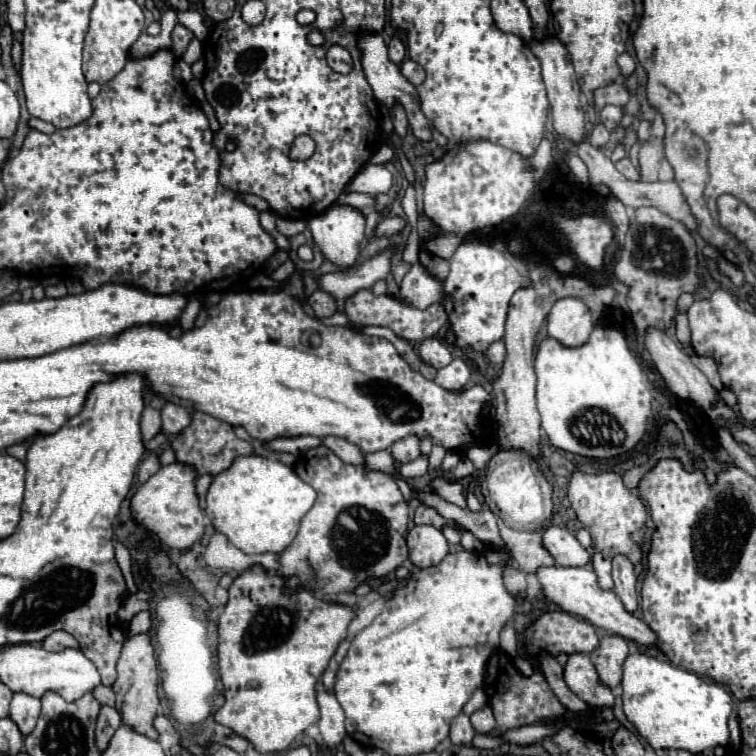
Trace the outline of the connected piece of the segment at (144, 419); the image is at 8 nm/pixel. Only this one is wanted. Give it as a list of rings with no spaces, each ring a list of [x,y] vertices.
[[[147,406],[145,412],[143,412],[143,416],[141,416],[141,434],[143,434],[143,440],[147,442],[155,434],[159,434],[161,432],[159,426],[161,426],[161,412],[155,410],[155,408],[151,408],[151,406]]]

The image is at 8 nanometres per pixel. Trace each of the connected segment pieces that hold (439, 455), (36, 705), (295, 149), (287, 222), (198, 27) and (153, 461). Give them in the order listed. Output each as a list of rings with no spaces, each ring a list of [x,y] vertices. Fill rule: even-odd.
[[[439,444],[433,446],[433,450],[431,450],[431,454],[429,454],[429,472],[433,472],[433,470],[443,462],[445,454],[447,454],[447,450],[445,450],[443,446],[439,446]]]
[[[19,692],[11,700],[11,714],[9,714],[9,718],[19,726],[21,734],[27,736],[35,728],[40,712],[41,700],[39,698],[33,698],[33,696],[27,696],[27,694]]]
[[[299,136],[291,146],[291,154],[313,154],[313,150],[315,142],[309,136]]]
[[[279,218],[279,232],[285,234],[287,238],[297,236],[299,232],[305,230],[305,222],[303,220],[291,220],[291,218]]]
[[[177,10],[177,20],[179,24],[183,24],[185,28],[189,28],[199,40],[205,40],[209,34],[209,28],[205,26],[205,16],[195,12],[195,10],[187,10],[187,12],[179,12]]]
[[[151,452],[151,454],[147,454],[145,458],[143,458],[143,462],[141,462],[141,466],[139,466],[139,472],[137,472],[137,476],[139,476],[139,482],[143,484],[143,482],[147,482],[157,470],[161,468],[161,462],[159,462],[159,454],[157,452]]]

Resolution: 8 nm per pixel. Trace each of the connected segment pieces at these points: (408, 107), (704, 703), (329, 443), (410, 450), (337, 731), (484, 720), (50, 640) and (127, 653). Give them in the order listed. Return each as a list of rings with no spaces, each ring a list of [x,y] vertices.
[[[363,34],[359,38],[359,48],[361,48],[361,62],[363,62],[363,72],[373,88],[373,94],[375,94],[375,100],[379,104],[383,104],[387,110],[391,110],[391,102],[403,102],[403,108],[407,112],[407,118],[409,118],[409,126],[415,134],[415,138],[419,142],[431,142],[433,140],[433,134],[431,134],[431,126],[429,126],[429,120],[425,118],[425,114],[421,112],[421,102],[419,102],[419,94],[417,94],[417,88],[407,82],[407,78],[403,78],[401,70],[397,64],[393,64],[389,60],[389,54],[387,54],[387,46],[383,42],[383,38],[379,34]]]
[[[642,652],[629,654],[623,662],[621,688],[627,720],[655,750],[681,748],[699,754],[729,742],[727,718],[733,710],[731,694],[715,682],[707,684],[695,672],[673,666],[663,653],[654,657]]]
[[[325,436],[323,438],[323,446],[327,446],[329,450],[333,450],[343,462],[347,464],[365,464],[365,454],[359,446],[347,442],[345,438],[337,438],[337,436]]]
[[[409,434],[407,438],[401,438],[397,440],[393,446],[391,446],[391,454],[395,460],[399,460],[401,464],[407,464],[407,462],[413,462],[415,458],[419,458],[421,450],[419,450],[419,436],[417,434]]]
[[[317,682],[317,688],[315,690],[317,690],[319,708],[321,708],[319,728],[321,728],[323,742],[329,748],[335,748],[345,738],[345,726],[343,726],[345,724],[345,714],[343,714],[343,708],[335,700],[335,696],[325,690],[325,686],[321,682]]]
[[[483,706],[481,710],[471,714],[471,724],[479,734],[489,734],[495,728],[495,716],[491,706]]]
[[[59,630],[43,640],[43,648],[49,652],[63,652],[65,648],[79,648],[79,642],[71,634]]]
[[[139,634],[133,638],[127,638],[121,650],[121,658],[117,662],[117,680],[113,684],[115,692],[123,694],[123,706],[121,706],[121,720],[125,726],[131,726],[135,732],[147,736],[147,738],[159,738],[159,732],[153,728],[153,720],[159,710],[159,674],[157,674],[157,662],[153,656],[153,646],[149,642],[147,634]]]

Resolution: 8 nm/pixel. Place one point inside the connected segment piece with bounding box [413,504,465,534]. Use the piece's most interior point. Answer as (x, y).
(424, 514)

